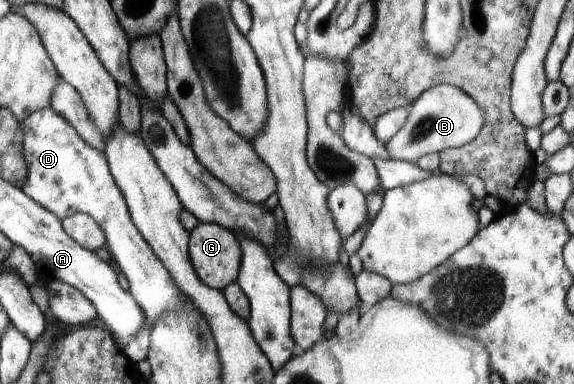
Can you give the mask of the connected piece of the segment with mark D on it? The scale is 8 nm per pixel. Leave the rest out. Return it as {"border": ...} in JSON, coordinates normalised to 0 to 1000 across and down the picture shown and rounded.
{"border":[[[89,279],[54,294],[42,315],[35,315],[33,331],[38,341],[38,393],[49,424],[45,477],[37,492],[56,523],[89,547],[105,573],[125,557],[148,555],[179,594],[186,612],[185,643],[220,721],[223,763],[235,773],[240,799],[251,810],[251,852],[214,911],[233,945],[254,938],[261,909],[261,867],[272,836],[279,836],[279,826],[293,826],[296,815],[314,820],[328,805],[343,805],[338,784],[307,742],[289,695],[237,596],[226,539],[195,461],[183,398],[153,378],[131,328]]]}

